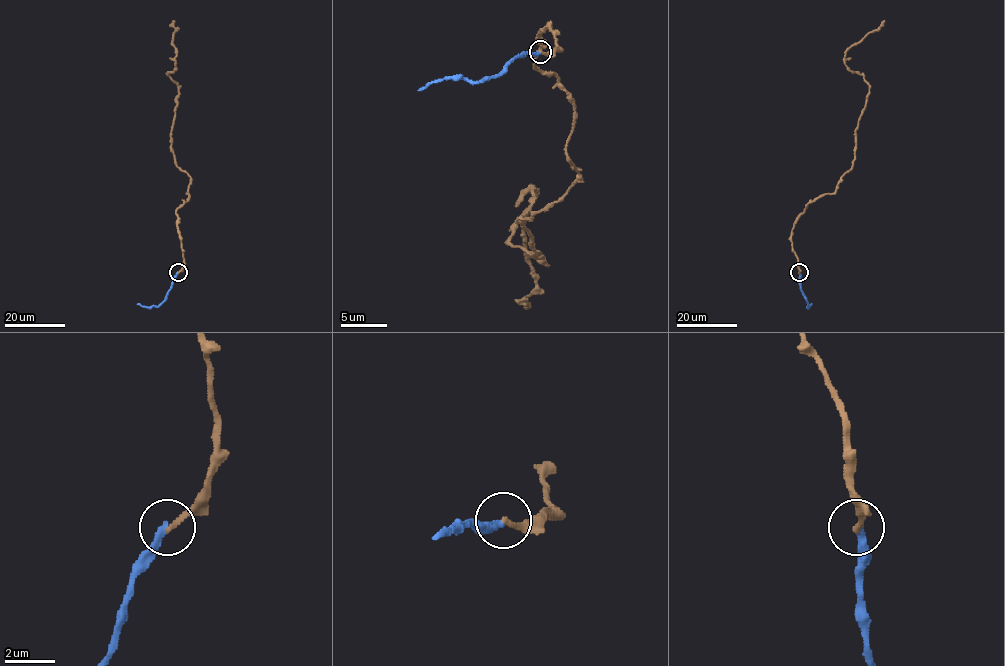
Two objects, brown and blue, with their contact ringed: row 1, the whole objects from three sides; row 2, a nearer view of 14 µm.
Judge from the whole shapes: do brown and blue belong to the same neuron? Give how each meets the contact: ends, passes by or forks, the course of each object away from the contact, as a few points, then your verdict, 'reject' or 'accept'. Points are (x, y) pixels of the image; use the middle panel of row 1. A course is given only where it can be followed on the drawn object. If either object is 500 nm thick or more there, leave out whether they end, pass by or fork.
brown ends there; blue ends there; brown runs (539, 52), (578, 180), (521, 221), (542, 262), (510, 242), (530, 189), (526, 308); blue runs (539, 52), (521, 54), (505, 68), (480, 82), (443, 79), (432, 82), (418, 91); reject

